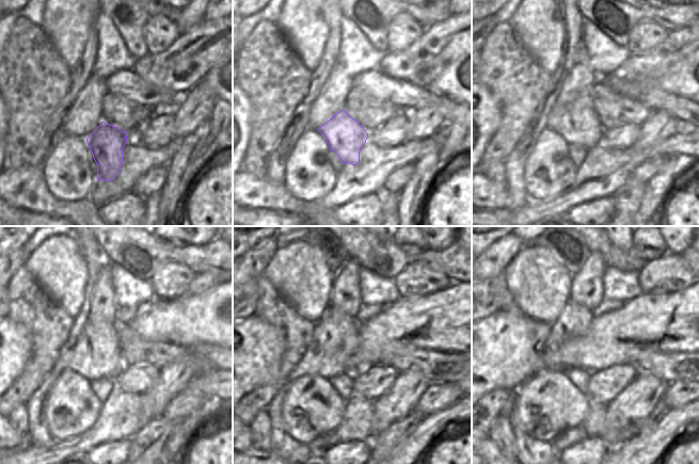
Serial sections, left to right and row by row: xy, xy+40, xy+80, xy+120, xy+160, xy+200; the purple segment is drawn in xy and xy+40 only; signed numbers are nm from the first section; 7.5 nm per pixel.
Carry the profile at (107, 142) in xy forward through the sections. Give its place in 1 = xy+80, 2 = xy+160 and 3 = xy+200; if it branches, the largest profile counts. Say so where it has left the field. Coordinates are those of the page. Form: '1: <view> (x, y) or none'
1: xy+80 (577, 123)
2: xy+160 (334, 339)
3: xy+200 (574, 321)

